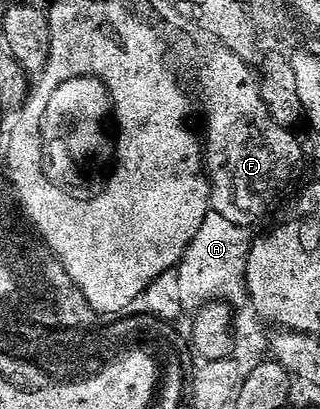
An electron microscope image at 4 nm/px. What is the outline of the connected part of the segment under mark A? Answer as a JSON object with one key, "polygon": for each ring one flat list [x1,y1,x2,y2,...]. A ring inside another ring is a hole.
{"polygon":[[209,209,176,266,182,304,198,309,208,301,219,300,230,304,237,311,247,309,250,304,247,295,247,263,252,238,250,228,236,225]]}

